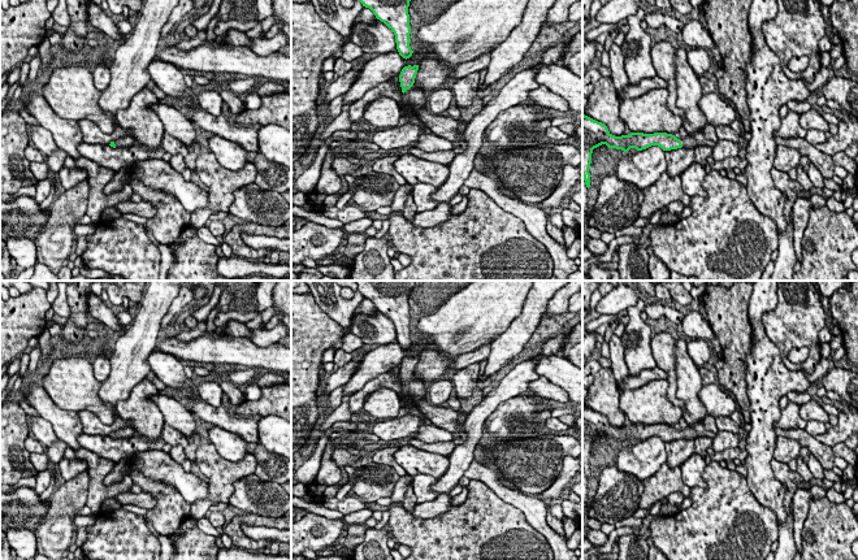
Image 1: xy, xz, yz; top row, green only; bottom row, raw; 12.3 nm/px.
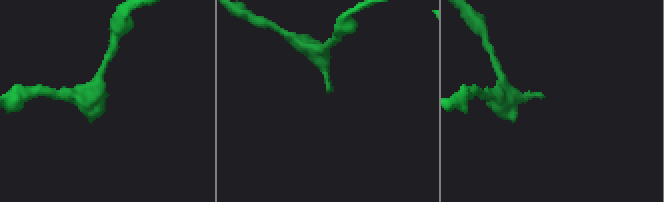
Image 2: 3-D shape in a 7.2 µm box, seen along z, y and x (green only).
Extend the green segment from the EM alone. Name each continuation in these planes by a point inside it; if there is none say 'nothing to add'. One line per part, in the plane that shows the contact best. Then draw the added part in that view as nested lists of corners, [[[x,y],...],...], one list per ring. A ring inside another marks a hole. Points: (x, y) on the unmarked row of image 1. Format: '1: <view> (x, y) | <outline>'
1: xz (415, 389) | [[[410,379],[402,386],[402,391],[399,394],[403,399],[411,396],[415,403],[426,398],[426,390],[424,382],[421,379]]]

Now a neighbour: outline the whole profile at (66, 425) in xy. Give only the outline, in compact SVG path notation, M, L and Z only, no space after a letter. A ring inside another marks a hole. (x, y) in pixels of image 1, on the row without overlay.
M26 385L20 391L39 416L52 425L58 440L65 442L73 450L81 448L78 437L83 434L83 429L77 412L58 408L43 386Z

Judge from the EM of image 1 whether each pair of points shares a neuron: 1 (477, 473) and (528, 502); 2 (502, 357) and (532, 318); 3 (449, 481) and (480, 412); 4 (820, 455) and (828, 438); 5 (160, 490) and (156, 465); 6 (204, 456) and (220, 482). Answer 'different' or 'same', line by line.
1: same
2: same
3: same
4: different
5: different
6: same

